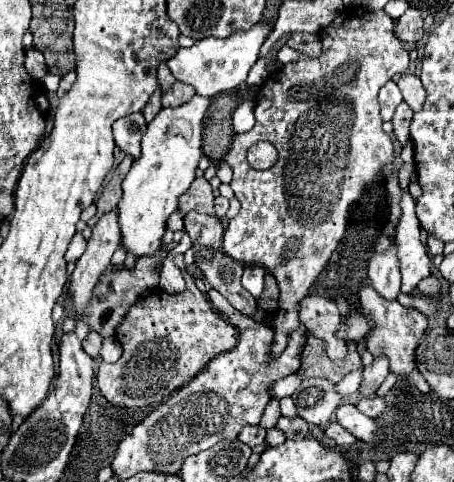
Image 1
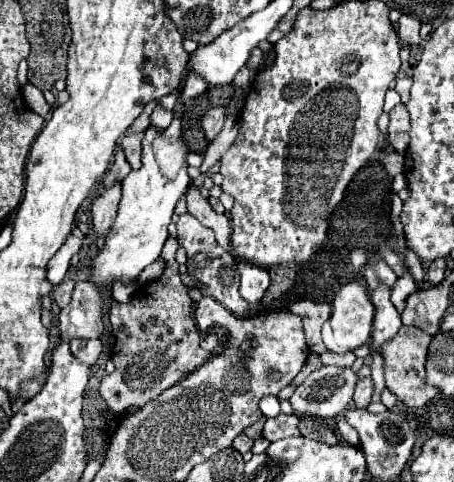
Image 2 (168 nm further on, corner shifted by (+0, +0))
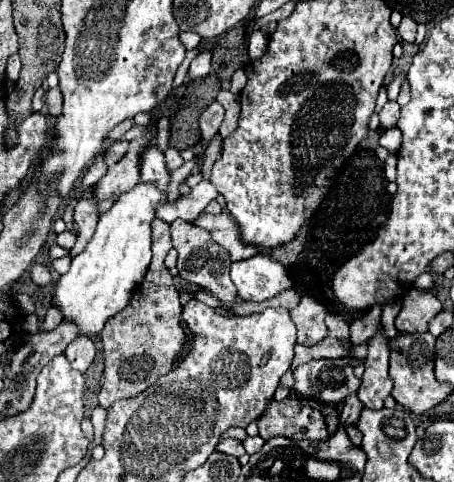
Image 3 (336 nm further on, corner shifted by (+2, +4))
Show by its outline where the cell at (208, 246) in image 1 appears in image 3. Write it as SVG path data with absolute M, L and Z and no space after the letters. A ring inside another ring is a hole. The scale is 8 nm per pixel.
M177 219L177 221L171 223L171 241L173 241L173 247L179 253L179 257L177 257L177 271L179 271L181 279L211 291L223 303L235 303L237 301L237 289L235 289L231 277L229 277L229 267L231 267L229 253L225 249L221 249L211 239L209 231Z

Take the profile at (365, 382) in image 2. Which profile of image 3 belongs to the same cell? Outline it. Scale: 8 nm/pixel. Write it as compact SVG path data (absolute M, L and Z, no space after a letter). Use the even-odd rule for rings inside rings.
M349 395L349 397L345 399L345 405L343 405L343 409L341 409L339 423L341 423L341 425L357 425L361 409L363 409L361 401L359 401L355 395Z

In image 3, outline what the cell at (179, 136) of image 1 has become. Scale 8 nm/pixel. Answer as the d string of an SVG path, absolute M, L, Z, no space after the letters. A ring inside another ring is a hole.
M139 183L123 193L109 211L101 213L95 235L71 261L71 269L55 281L51 305L63 313L63 321L79 327L79 335L93 339L103 331L107 319L129 305L133 289L151 263L151 221L159 201L167 201L167 193L157 191L151 183Z

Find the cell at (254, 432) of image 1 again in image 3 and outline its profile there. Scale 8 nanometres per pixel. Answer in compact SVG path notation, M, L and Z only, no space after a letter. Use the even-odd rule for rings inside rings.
M225 439L225 441L221 441L221 443L217 445L217 451L227 453L227 455L233 455L233 457L241 457L241 455L245 453L243 445L241 445L239 441L235 441L235 439Z

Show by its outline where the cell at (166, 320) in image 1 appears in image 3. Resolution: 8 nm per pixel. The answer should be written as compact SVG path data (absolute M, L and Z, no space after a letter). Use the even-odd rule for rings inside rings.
M153 219L151 231L151 249L153 259L145 273L143 283L133 293L133 299L125 311L117 313L105 329L101 331L101 343L105 353L105 383L99 391L99 405L111 407L117 399L131 399L153 385L161 375L173 369L173 361L181 353L187 333L181 327L181 303L179 293L173 287L173 277L163 267L165 255L171 249L169 239L169 223L161 219Z

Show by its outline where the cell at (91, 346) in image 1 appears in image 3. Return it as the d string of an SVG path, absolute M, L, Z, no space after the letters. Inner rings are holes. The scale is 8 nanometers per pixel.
M77 337L75 341L69 343L69 347L65 349L65 357L69 359L71 367L85 373L87 367L93 363L95 359L95 345L91 339L83 339L83 337Z

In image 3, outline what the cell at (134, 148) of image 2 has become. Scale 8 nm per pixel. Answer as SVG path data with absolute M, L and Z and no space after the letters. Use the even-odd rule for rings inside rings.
M151 145L141 155L141 181L153 183L159 191L167 191L169 187L169 171L165 169L163 153Z

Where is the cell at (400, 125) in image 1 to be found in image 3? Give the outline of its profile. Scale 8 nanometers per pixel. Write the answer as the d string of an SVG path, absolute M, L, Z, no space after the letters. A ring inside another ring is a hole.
M387 101L387 103L385 103L385 107L383 107L381 113L379 113L379 121L381 121L381 127L383 127L383 129L389 129L389 127L397 125L399 109L401 109L401 107L397 105L397 101Z

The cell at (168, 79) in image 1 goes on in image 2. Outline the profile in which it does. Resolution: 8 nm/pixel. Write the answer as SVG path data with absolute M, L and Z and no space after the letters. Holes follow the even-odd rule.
M157 103L157 107L151 113L151 125L157 129L167 129L171 119L173 119L173 111L167 111L167 109L163 109L163 105Z

